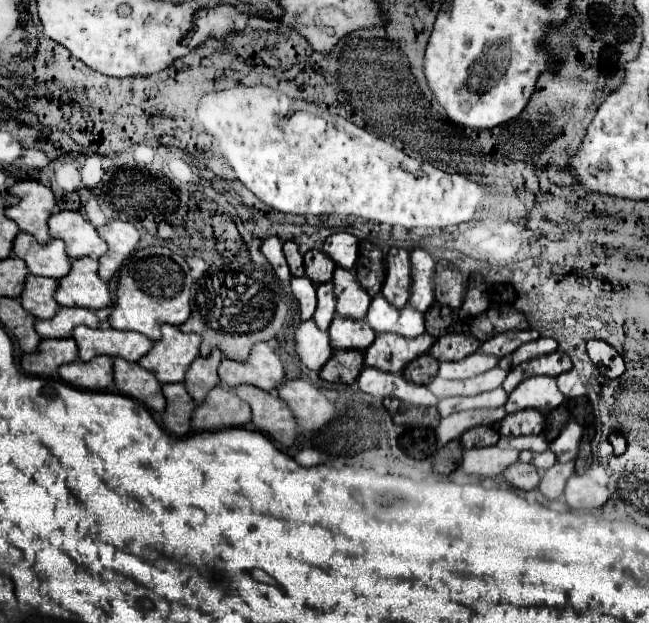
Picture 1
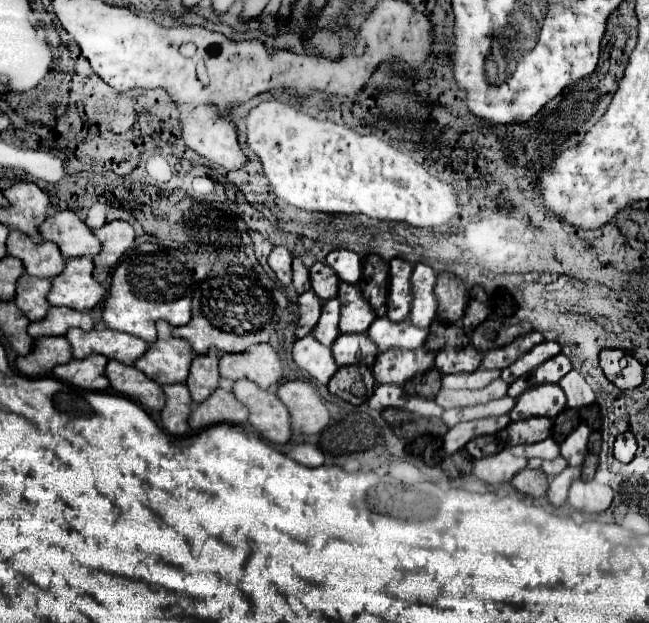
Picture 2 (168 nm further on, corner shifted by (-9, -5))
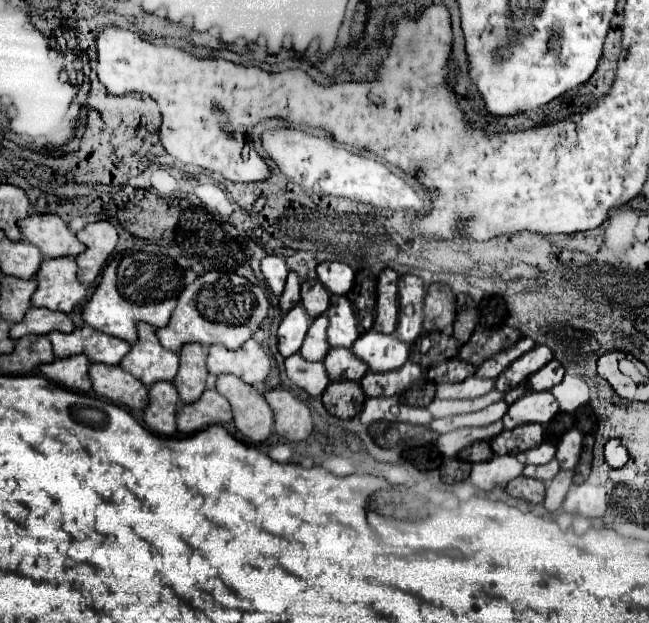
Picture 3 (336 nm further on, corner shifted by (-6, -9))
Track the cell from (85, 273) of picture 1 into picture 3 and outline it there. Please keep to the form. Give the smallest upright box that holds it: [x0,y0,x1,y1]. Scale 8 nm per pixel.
[30,256,86,313]

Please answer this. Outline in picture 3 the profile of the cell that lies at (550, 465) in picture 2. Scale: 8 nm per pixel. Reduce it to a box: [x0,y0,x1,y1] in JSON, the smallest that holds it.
[534,460,560,482]

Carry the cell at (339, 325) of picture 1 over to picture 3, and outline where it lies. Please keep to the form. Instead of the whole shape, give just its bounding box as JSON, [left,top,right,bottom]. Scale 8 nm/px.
[324,348,368,382]

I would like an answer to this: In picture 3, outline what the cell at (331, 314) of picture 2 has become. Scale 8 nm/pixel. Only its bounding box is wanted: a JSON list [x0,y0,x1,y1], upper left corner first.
[300,314,330,362]

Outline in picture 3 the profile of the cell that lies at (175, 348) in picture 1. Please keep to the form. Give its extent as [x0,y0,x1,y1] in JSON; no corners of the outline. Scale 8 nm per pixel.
[120,322,178,386]

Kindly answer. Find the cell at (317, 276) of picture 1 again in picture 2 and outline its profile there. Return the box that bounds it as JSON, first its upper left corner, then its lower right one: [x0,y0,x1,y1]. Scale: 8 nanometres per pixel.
[311,262,339,300]

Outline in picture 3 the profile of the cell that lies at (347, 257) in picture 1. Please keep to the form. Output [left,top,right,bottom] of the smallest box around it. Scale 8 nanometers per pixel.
[316,262,354,296]

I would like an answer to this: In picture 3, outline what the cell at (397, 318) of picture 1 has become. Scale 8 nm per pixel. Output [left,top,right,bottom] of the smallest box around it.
[352,330,410,372]

